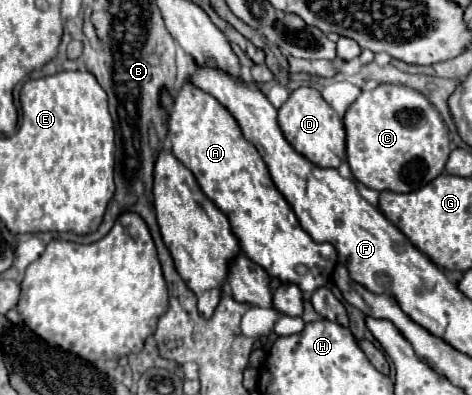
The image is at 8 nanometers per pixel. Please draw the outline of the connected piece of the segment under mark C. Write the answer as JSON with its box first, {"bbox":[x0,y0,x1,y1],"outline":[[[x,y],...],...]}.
{"bbox":[343,84,449,192],"outline":[[[379,84],[371,92],[361,92],[359,98],[349,106],[349,110],[343,116],[345,132],[347,132],[347,162],[351,166],[351,172],[357,182],[365,184],[373,190],[391,190],[391,192],[413,192],[427,182],[435,180],[449,158],[449,138],[447,138],[447,126],[439,112],[419,94],[417,90],[411,90],[407,86],[395,86],[395,84]]]}

